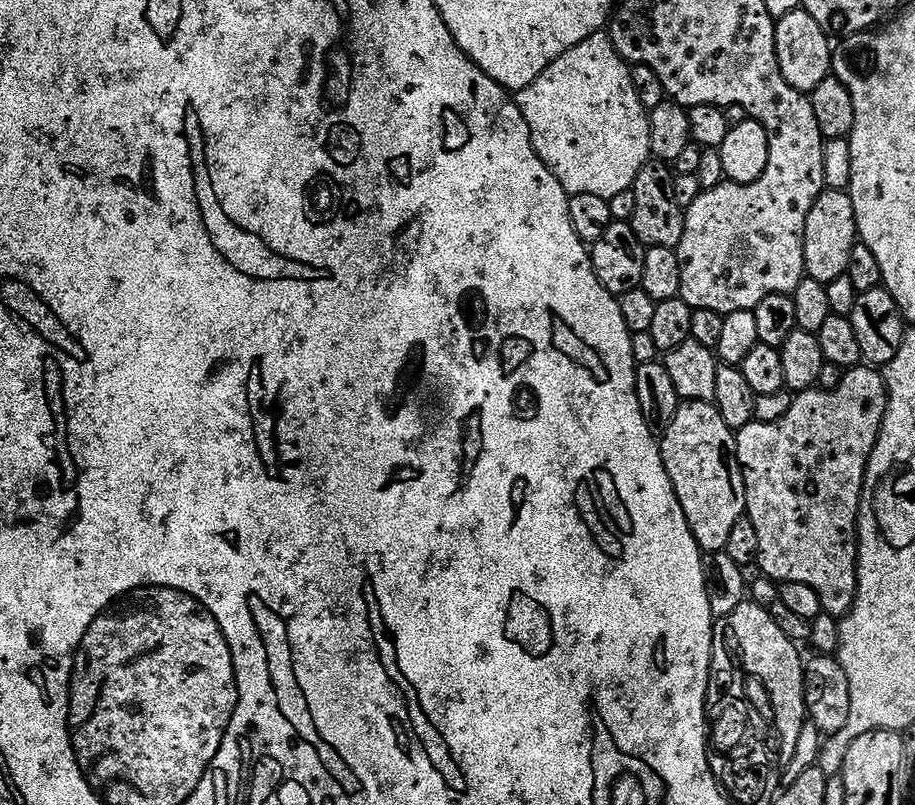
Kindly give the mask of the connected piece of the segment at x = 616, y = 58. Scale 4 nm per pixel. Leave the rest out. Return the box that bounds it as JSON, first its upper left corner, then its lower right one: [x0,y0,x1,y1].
[514,34,652,201]

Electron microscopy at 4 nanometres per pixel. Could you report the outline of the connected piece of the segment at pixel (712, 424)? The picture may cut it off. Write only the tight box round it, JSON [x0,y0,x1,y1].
[658,400,745,553]

